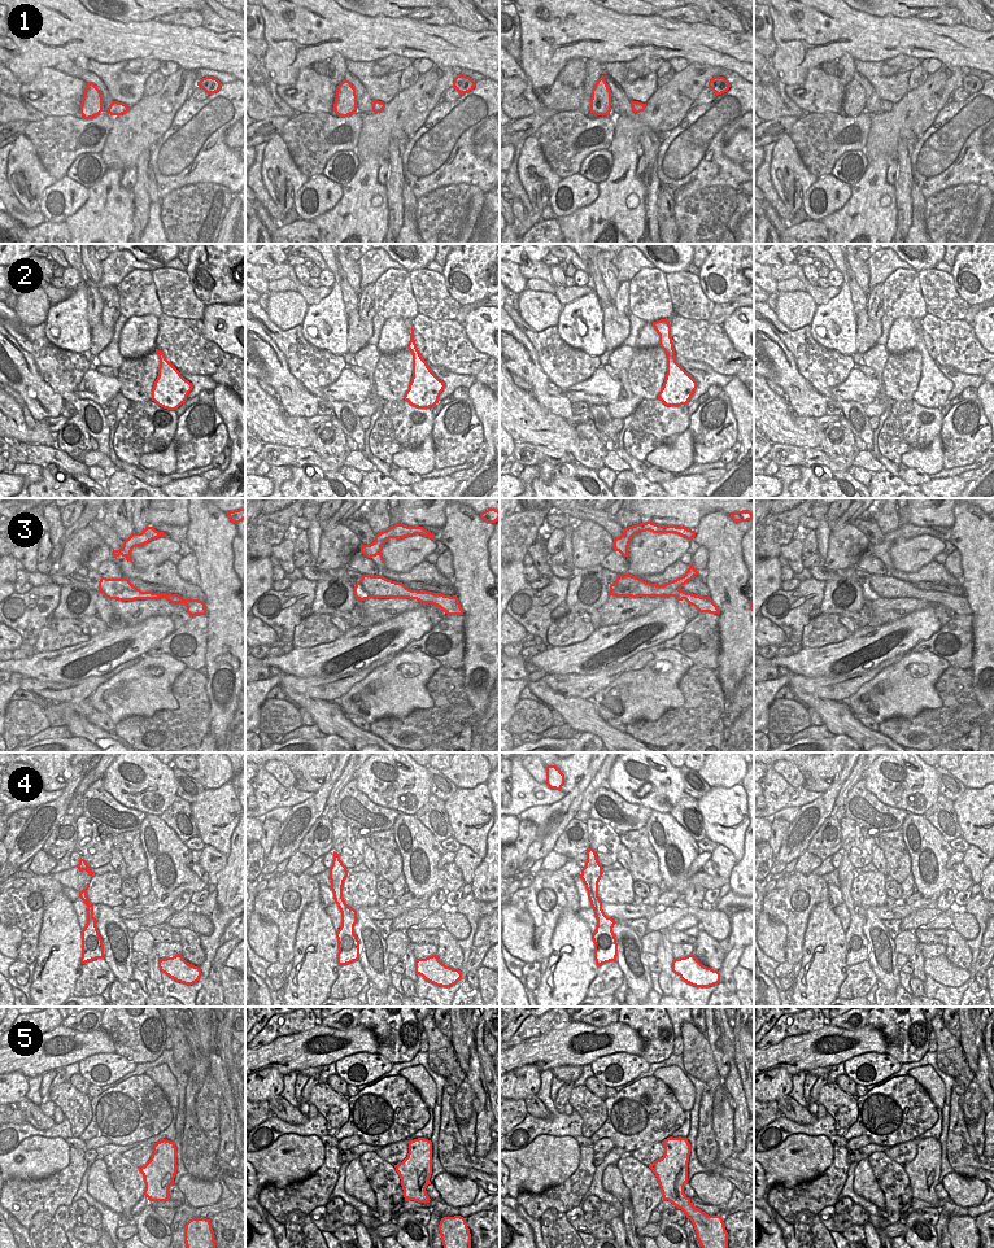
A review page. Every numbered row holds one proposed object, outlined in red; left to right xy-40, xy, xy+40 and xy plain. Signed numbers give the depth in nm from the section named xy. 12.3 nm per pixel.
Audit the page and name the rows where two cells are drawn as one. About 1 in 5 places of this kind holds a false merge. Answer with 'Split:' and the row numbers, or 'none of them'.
Split: 3

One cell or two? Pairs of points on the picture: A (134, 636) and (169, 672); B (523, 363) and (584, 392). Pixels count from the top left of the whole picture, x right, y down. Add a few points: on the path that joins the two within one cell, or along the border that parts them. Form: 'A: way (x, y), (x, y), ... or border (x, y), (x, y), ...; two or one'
A: border (145, 653), (139, 655); two
B: border (562, 395), (571, 404); two

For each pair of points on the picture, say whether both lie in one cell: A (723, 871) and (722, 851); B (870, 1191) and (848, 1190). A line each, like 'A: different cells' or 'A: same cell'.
A: same cell
B: different cells

